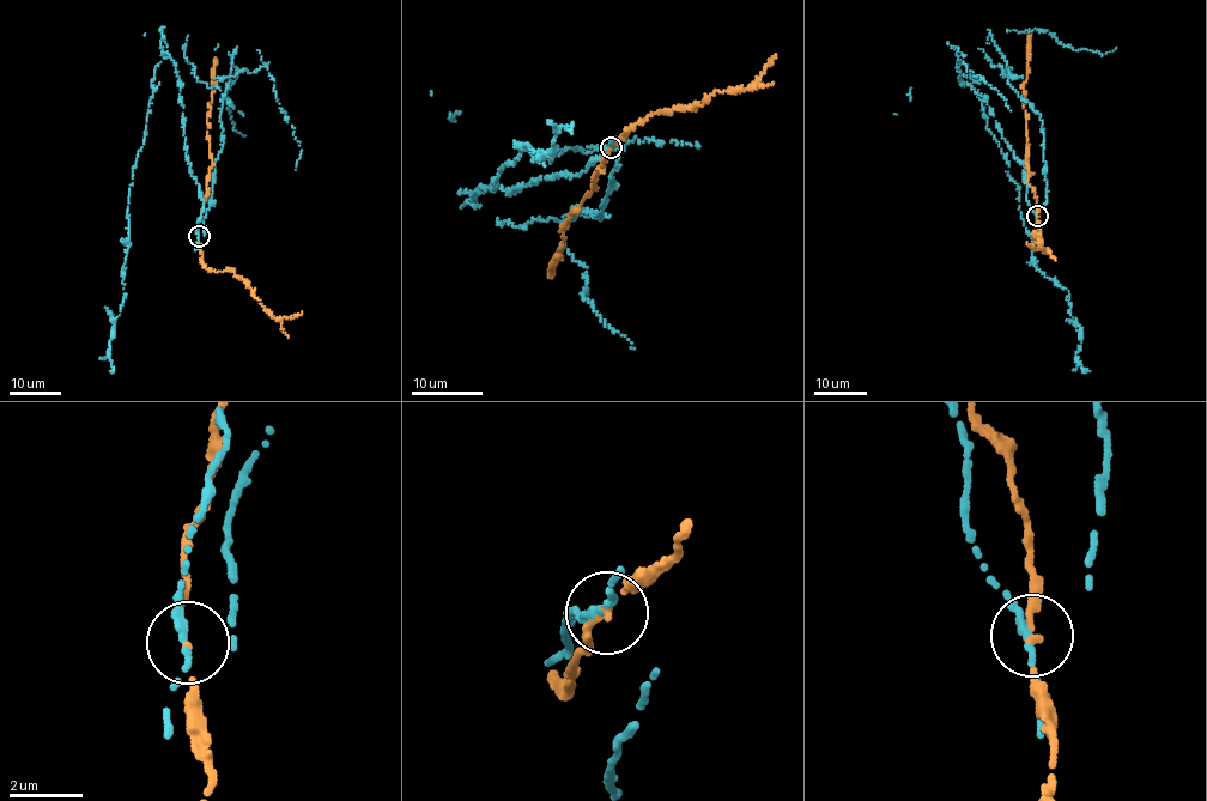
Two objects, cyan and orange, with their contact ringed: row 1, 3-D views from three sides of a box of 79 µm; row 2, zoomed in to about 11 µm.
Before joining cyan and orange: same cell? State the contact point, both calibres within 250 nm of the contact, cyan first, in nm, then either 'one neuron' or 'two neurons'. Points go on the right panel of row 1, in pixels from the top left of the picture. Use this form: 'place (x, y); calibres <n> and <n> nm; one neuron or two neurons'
place (1037, 216); calibres 220 and 140 nm; two neurons

